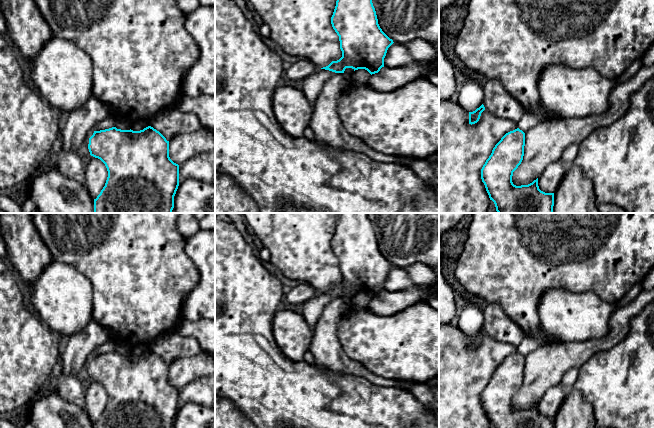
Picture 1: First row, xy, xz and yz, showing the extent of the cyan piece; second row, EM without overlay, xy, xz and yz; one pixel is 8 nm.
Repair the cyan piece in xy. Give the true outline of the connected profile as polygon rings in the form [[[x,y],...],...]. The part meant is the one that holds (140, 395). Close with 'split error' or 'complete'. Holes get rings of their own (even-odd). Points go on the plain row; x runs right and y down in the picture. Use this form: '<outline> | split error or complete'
[[[148,350],[140,355],[121,354],[112,351],[94,355],[89,362],[90,379],[100,383],[106,390],[108,401],[94,428],[174,428],[179,410],[179,389],[169,381],[169,365],[156,353]]] | complete

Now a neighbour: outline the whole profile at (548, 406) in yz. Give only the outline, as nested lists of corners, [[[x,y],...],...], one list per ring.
[[[561,385],[551,387],[539,400],[539,413],[545,417],[554,417],[566,397],[566,389]]]

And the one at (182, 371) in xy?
[[[207,352],[176,359],[169,365],[169,381],[178,389],[196,379],[207,377],[214,373],[215,355]]]

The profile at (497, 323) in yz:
[[[486,303],[483,314],[483,329],[495,340],[518,347],[526,337],[521,327],[509,317],[499,303]]]

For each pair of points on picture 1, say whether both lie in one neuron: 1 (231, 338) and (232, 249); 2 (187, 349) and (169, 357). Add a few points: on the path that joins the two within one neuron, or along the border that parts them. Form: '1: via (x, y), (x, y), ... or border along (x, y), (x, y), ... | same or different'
1: via (232, 316), (232, 271) | same
2: via (183, 349), (177, 349), (173, 353) | same

